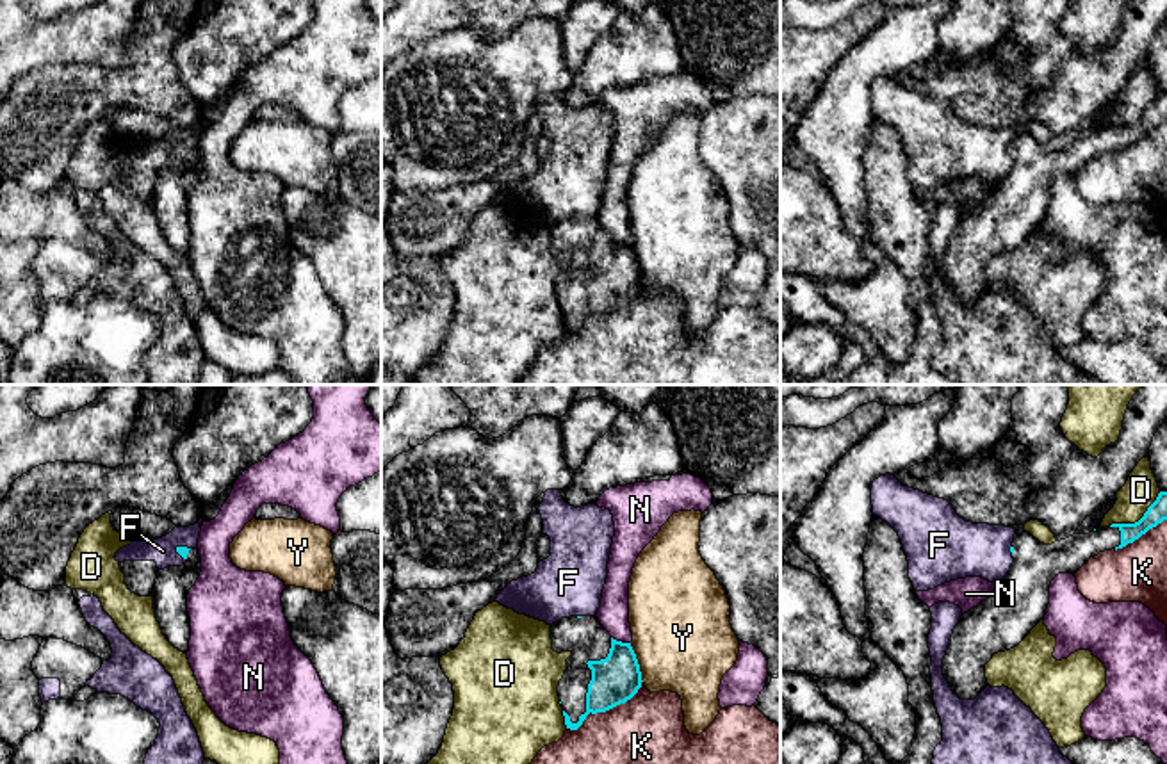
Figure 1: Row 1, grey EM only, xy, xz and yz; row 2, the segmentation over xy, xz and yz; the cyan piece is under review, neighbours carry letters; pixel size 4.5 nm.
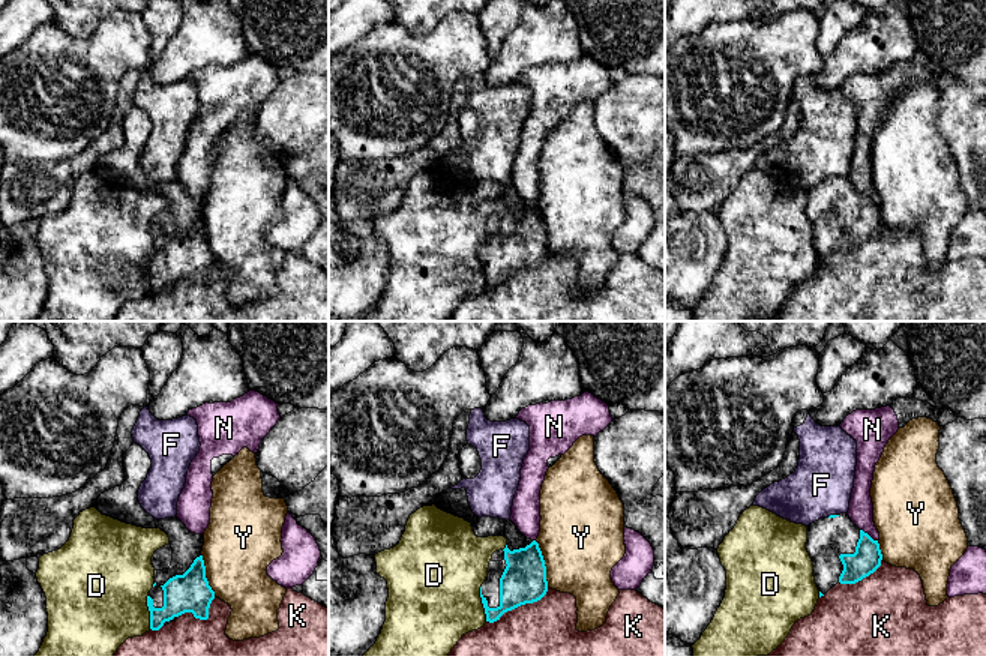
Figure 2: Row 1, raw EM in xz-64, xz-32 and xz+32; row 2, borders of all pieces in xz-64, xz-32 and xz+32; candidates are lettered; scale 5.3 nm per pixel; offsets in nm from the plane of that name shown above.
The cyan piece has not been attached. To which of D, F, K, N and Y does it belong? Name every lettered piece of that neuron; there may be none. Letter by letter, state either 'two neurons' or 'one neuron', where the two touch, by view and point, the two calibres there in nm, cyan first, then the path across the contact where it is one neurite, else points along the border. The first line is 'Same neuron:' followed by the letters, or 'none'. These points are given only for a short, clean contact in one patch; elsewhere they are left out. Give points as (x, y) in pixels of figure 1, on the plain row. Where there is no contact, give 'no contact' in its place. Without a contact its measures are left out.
Same neuron: none
D: two neurons | yz (1139, 121) | 90/160 nm
F: two neurons | xy (179, 154) | 50/120 nm | along xy (177, 146), (177, 152), (186, 161)
K: two neurons | xz (606, 310) | 220/480 nm
N: two neurons | xz (620, 243) | 220/140 nm | along xz (612, 237), (629, 244)
Y: two neurons | xz (636, 264) | 220/460 nm

